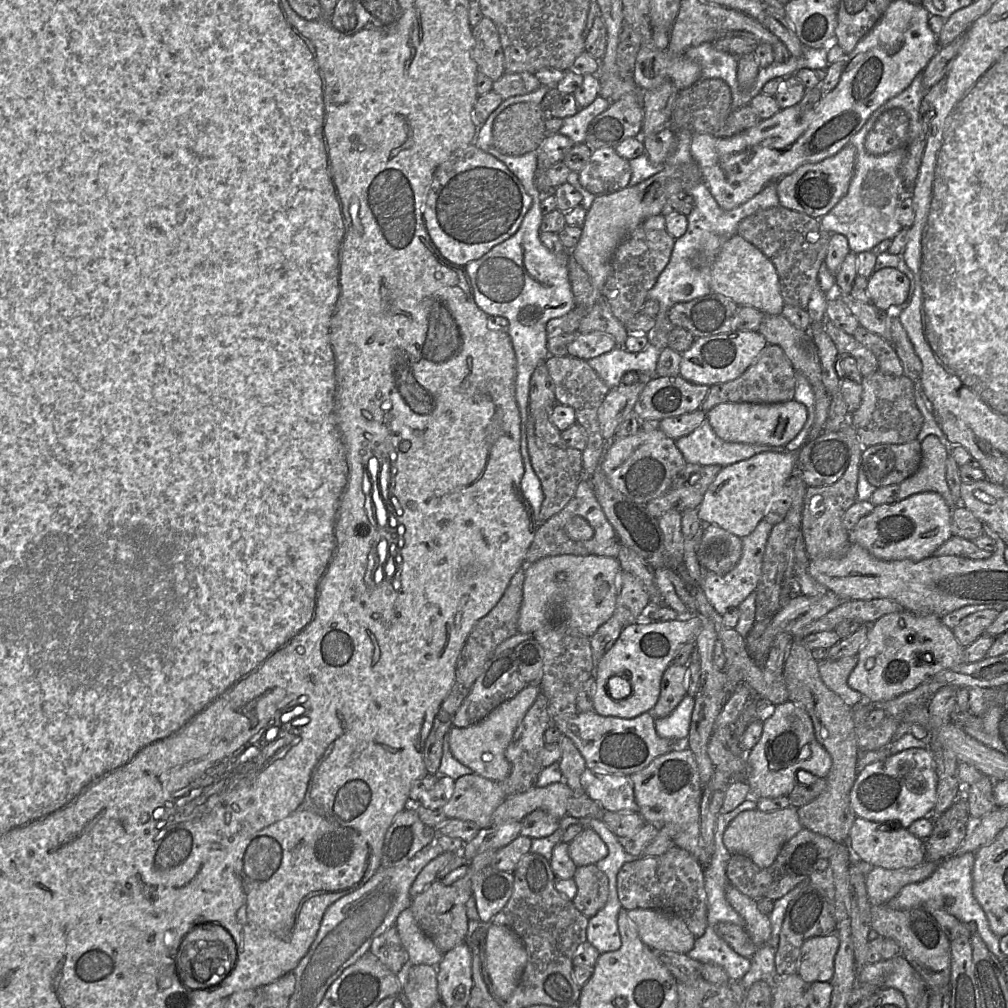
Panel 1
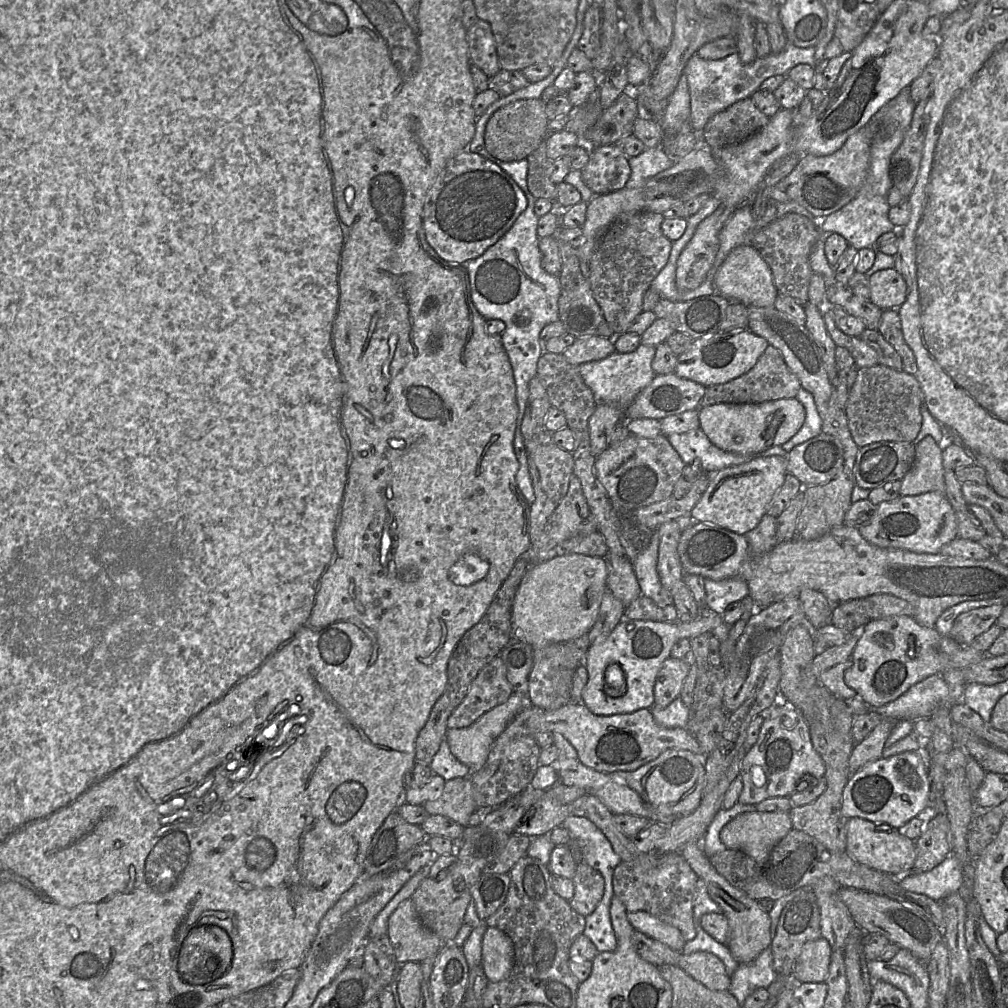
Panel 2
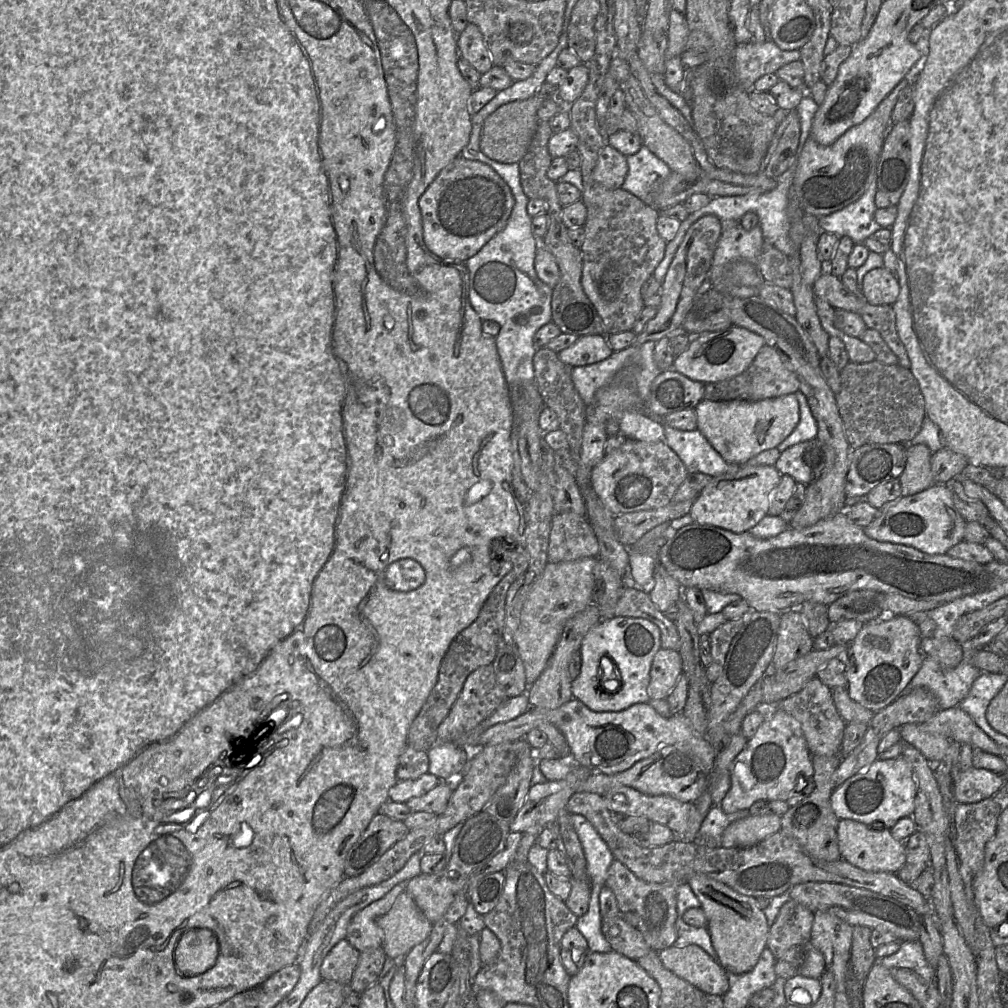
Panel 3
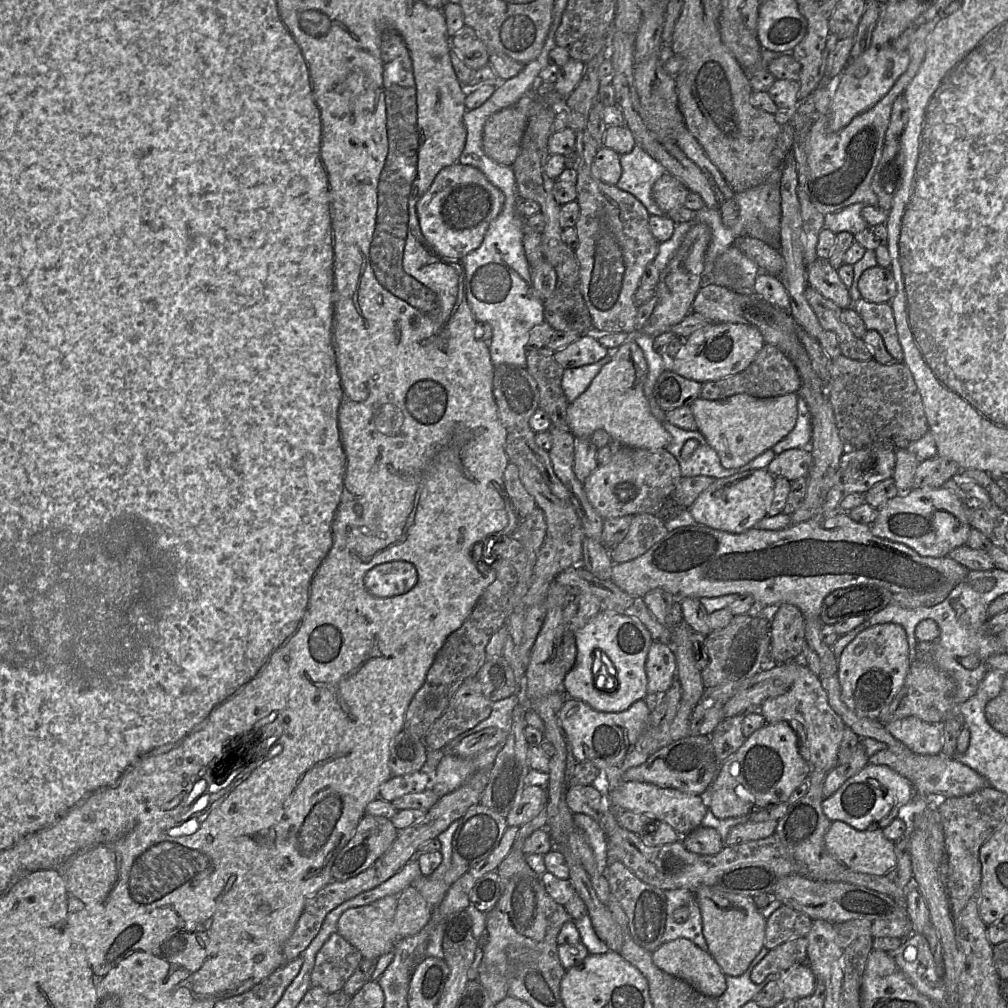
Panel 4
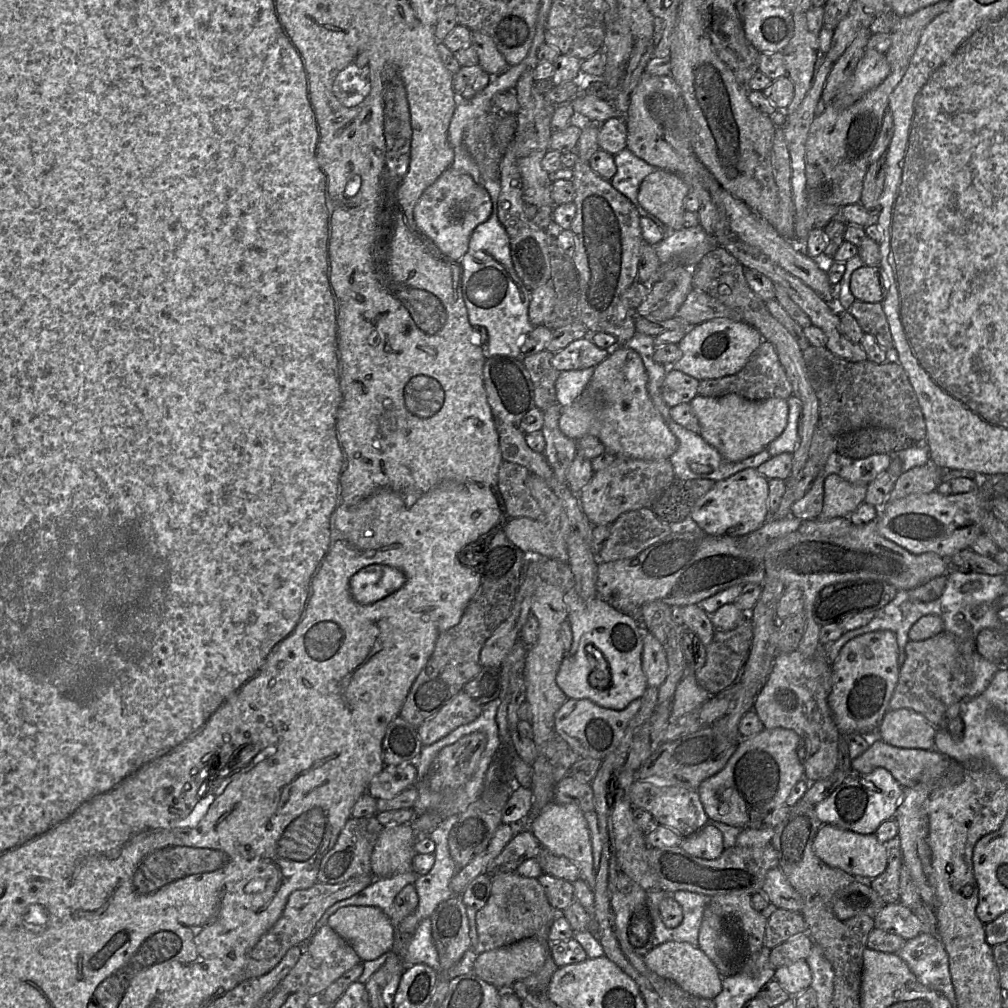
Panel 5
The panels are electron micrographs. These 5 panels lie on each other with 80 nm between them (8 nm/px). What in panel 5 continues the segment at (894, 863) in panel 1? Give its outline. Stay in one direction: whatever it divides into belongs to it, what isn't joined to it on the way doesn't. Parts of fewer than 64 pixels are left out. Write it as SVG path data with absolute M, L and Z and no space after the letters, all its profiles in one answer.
M823 824L813 841L813 851L827 865L839 868L861 880L879 876L887 867L888 845L881 843L873 834L860 834Z

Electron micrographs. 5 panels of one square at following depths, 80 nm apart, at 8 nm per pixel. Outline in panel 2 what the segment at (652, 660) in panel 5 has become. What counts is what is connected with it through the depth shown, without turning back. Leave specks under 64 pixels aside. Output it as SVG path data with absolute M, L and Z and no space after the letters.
M667 658L655 680L654 705L665 708L679 697L688 673L688 664L683 659Z

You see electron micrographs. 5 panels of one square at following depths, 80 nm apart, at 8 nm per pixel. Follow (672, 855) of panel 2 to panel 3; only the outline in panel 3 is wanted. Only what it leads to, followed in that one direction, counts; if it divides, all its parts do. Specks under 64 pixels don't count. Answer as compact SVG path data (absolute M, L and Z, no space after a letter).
M614 860L606 874L606 885L614 893L622 913L633 912L639 917L637 929L653 951L661 951L675 945L677 939L677 891L686 882L652 883L639 879L623 863Z

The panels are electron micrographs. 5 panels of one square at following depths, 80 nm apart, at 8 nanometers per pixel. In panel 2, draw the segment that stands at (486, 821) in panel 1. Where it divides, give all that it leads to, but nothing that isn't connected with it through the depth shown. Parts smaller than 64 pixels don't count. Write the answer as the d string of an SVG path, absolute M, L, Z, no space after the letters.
M469 777L455 778L445 782L442 795L422 807L429 815L441 815L467 827L470 817L477 810L473 787Z

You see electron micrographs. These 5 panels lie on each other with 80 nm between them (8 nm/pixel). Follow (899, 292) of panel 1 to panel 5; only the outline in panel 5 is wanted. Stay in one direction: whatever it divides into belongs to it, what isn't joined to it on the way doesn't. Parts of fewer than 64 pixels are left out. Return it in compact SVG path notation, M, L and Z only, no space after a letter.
M862 266L852 273L850 290L856 300L867 303L882 303L888 293L882 271L871 266Z

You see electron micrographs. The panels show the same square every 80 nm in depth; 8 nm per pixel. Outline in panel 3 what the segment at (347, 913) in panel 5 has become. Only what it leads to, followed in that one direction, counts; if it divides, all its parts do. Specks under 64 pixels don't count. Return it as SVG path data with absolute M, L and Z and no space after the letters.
M406 883L397 884L381 899L352 917L347 927L346 940L358 951L363 952L369 948L382 946L385 934L378 920L390 911L399 894L406 890Z

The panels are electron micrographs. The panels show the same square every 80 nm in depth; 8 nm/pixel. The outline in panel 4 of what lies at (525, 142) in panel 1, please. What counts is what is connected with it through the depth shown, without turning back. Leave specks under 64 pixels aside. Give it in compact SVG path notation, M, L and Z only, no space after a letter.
M534 90L515 104L491 115L484 125L482 145L485 154L500 165L511 166L520 153L528 123Z

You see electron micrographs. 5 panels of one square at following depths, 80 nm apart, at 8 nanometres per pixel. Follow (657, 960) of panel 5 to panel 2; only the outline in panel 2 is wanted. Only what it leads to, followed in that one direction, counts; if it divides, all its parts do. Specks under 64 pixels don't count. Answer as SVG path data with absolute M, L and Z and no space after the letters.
M710 952L681 954L677 966L710 990L724 991L730 988L731 979L724 964Z

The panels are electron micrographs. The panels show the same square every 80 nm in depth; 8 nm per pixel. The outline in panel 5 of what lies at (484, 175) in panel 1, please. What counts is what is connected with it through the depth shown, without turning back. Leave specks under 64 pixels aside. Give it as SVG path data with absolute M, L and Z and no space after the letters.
M449 168L423 192L414 207L414 220L442 256L460 261L468 250L471 234L491 213L492 202L487 190L478 185L470 175Z

